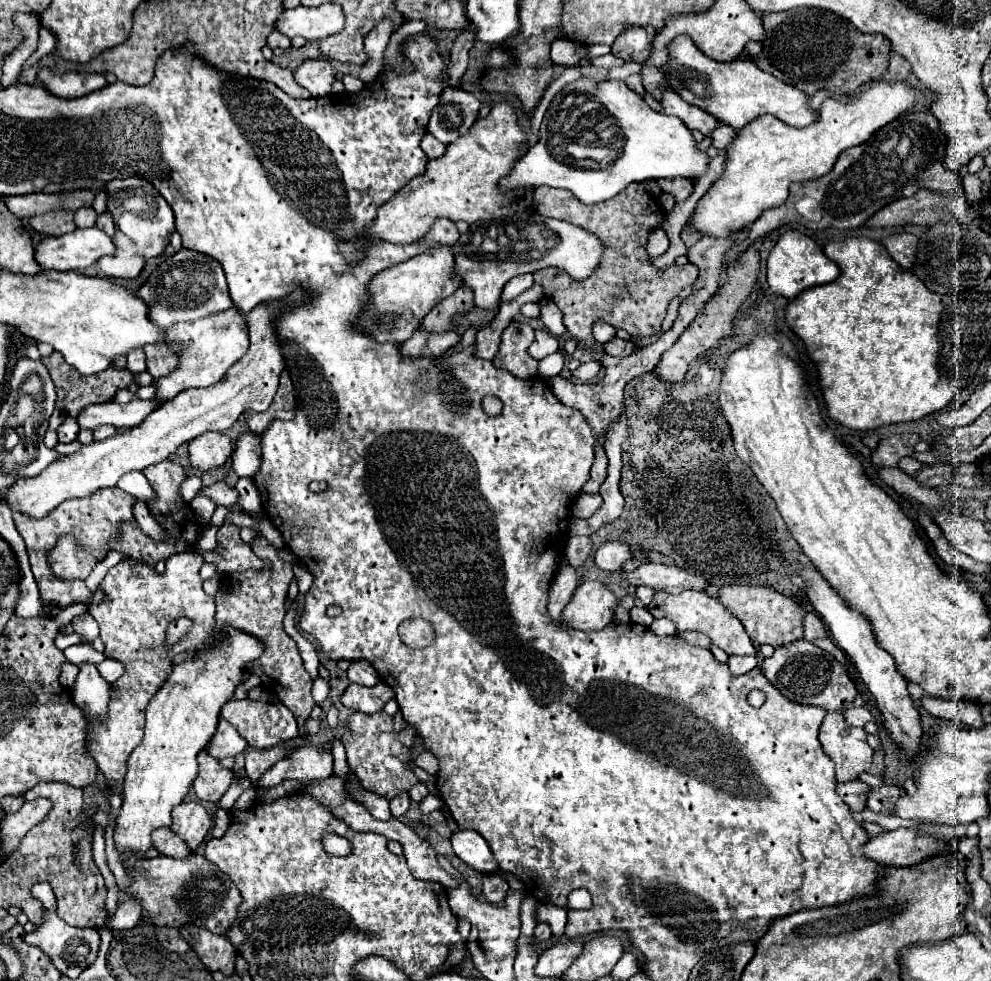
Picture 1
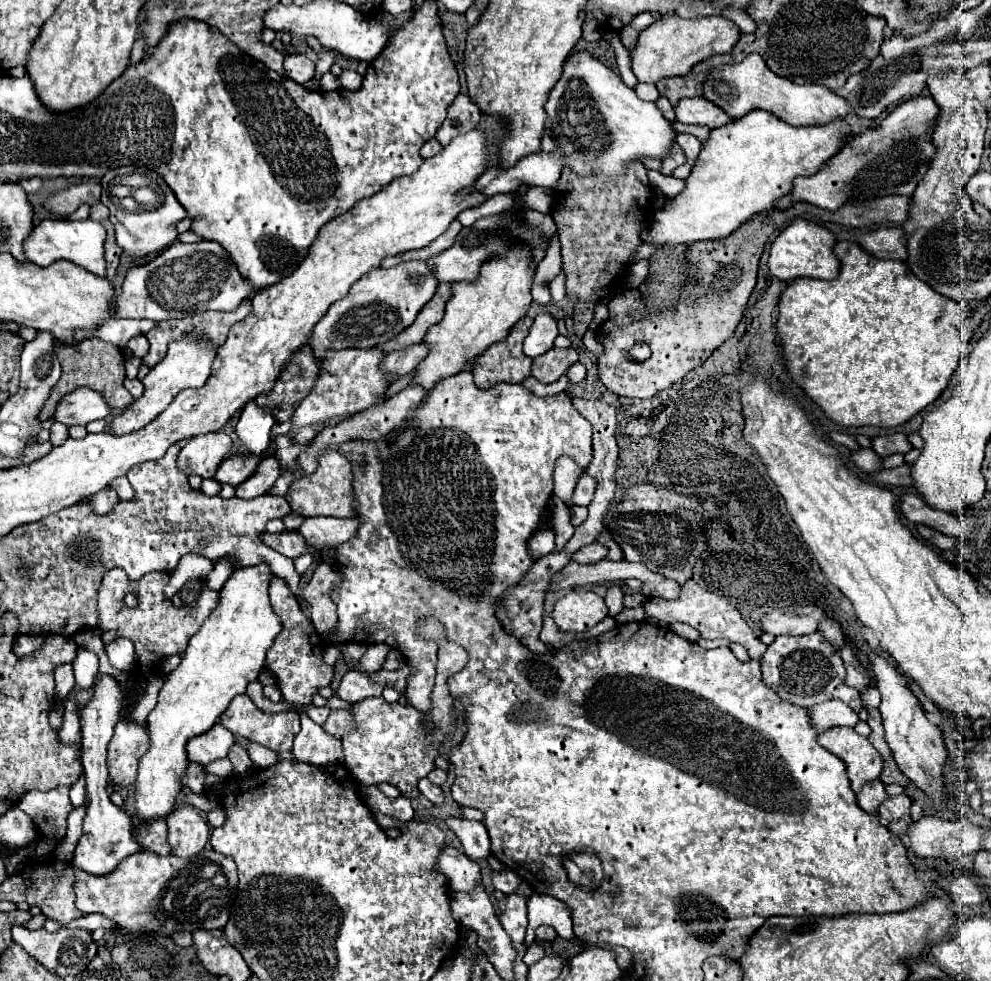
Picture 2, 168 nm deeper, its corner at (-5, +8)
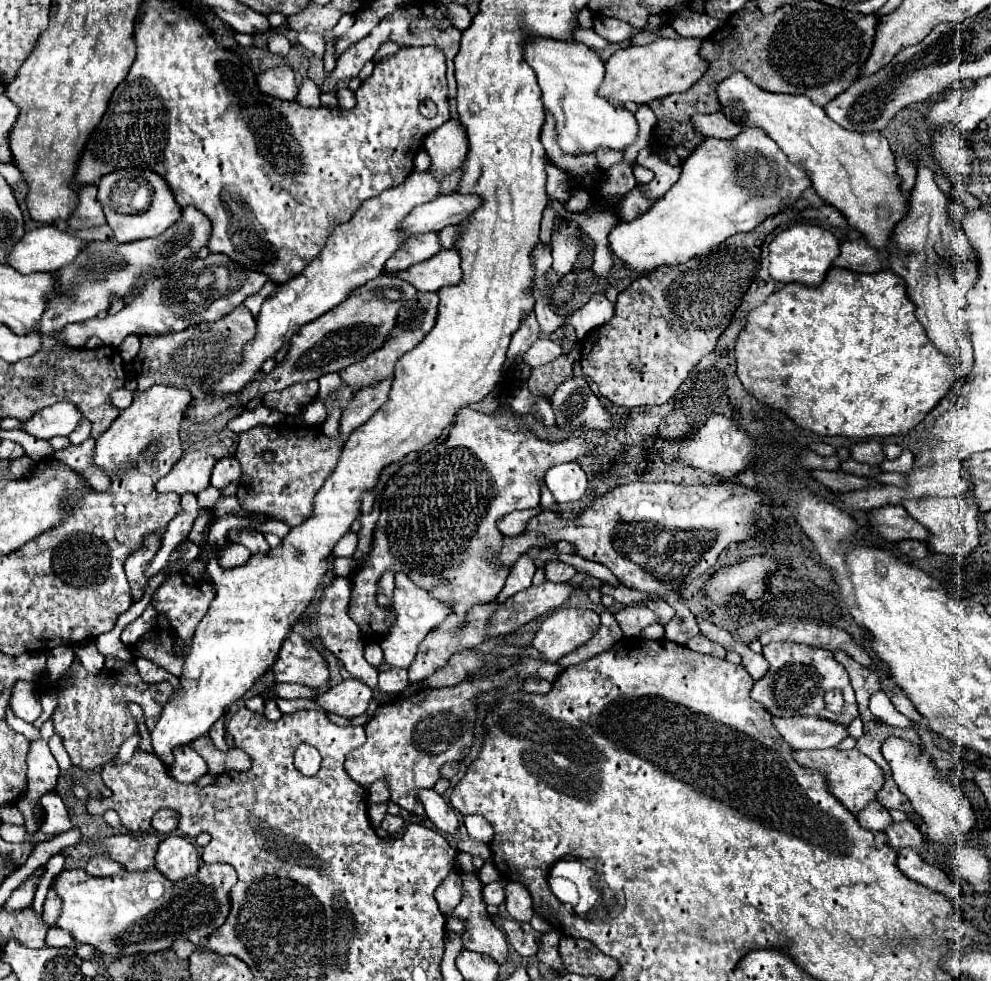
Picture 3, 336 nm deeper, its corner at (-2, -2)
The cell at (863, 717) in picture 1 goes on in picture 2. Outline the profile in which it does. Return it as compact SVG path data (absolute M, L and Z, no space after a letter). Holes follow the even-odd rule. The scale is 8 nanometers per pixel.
M830 700L822 704L814 704L810 708L810 722L814 730L820 734L834 726L854 728L858 722L858 714L850 706L846 706L842 700Z

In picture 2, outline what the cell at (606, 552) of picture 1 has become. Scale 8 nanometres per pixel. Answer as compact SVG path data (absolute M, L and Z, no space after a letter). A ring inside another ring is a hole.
M592 542L592 544L588 544L588 546L582 546L578 552L574 552L572 556L570 556L570 560L574 560L574 562L580 562L580 564L594 564L594 562L598 562L598 560L604 560L606 558L606 548L604 546L600 546L598 542Z

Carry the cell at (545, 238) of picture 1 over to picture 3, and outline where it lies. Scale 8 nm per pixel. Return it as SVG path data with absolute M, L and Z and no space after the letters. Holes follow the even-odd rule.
M455 248L441 250L433 258L399 272L399 278L411 282L419 292L439 292L445 286L461 282L461 258Z

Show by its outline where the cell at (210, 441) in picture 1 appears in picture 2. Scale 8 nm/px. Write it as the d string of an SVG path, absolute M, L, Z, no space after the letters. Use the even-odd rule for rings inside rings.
M210 432L210 434L200 434L200 436L194 436L192 440L188 440L184 444L184 448L180 450L178 458L176 458L176 466L180 472L184 474L196 474L200 478L214 478L216 474L216 468L218 464L230 454L230 448L232 448L232 440L230 436L226 436L224 432Z

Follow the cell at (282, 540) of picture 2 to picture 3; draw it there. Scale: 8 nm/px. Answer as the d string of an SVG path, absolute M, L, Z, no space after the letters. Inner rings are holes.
M231 530L227 538L233 540L233 542L239 542L243 546L247 546L251 550L251 554L259 554L259 552L265 554L265 552L271 550L269 544L267 544L267 540L263 538L263 534L257 532L257 530Z

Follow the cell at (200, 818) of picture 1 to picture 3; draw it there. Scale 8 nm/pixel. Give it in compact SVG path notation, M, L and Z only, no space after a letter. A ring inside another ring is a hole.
M177 832L169 834L159 844L155 860L155 868L173 882L177 882L183 876L195 874L199 868L199 852L195 844L187 836L181 836Z

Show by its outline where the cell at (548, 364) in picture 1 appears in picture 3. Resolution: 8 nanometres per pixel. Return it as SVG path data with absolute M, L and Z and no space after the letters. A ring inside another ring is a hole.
M539 338L539 340L527 350L527 354L523 356L523 360L535 368L535 366L541 366L541 364L547 364L547 362L559 358L561 354L565 354L565 352L563 352L563 348L561 348L557 342L549 340L549 338Z

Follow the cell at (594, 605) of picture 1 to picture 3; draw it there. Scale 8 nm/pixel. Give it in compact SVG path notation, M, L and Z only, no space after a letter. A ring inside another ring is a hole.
M587 608L555 610L537 630L533 646L549 660L557 662L561 656L585 644L599 628L599 614Z

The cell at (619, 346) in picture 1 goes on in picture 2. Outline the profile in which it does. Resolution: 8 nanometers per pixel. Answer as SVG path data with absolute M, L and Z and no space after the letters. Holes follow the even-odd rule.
M886 196L862 202L850 200L834 212L820 210L816 206L796 204L790 210L760 212L752 216L748 222L744 222L740 228L736 228L724 240L706 240L690 244L684 260L686 282L680 288L676 310L672 306L650 312L644 302L644 296L638 290L622 290L608 302L610 318L602 322L596 330L596 340L604 346L604 352L596 356L600 382L618 396L652 398L654 394L658 394L664 388L670 388L690 370L700 366L722 342L726 342L734 334L736 324L740 322L744 306L748 302L748 296L756 284L756 272L764 244L776 228L782 228L786 224L786 220L792 220L796 216L810 216L820 222L836 222L852 228L870 228L880 224L900 226L904 224L908 206L908 196ZM636 342L644 342L650 346L650 360L636 362L630 356L626 356L626 350L630 350Z

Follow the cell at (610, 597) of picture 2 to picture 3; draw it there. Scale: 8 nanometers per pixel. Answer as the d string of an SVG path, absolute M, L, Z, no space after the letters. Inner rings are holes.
M603 584L601 586L601 594L607 594L611 598L615 598L617 602L621 604L637 604L637 602L643 602L647 598L657 598L657 596L651 596L651 594L641 594L637 590L629 590L625 588L623 584L621 586L611 586L611 584Z

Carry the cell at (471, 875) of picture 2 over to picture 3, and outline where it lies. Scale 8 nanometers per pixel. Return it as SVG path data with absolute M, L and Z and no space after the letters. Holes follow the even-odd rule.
M463 874L463 898L453 910L453 916L467 920L467 930L463 932L463 950L487 954L499 964L507 960L509 944L501 930L495 928L491 916L487 914L487 904L481 894L481 882L475 874Z

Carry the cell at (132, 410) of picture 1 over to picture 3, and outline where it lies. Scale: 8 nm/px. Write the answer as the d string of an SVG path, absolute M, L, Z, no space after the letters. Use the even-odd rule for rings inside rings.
M57 402L39 410L31 422L23 422L23 430L33 434L35 438L53 438L53 436L69 436L79 422L83 420L83 412L71 402Z

